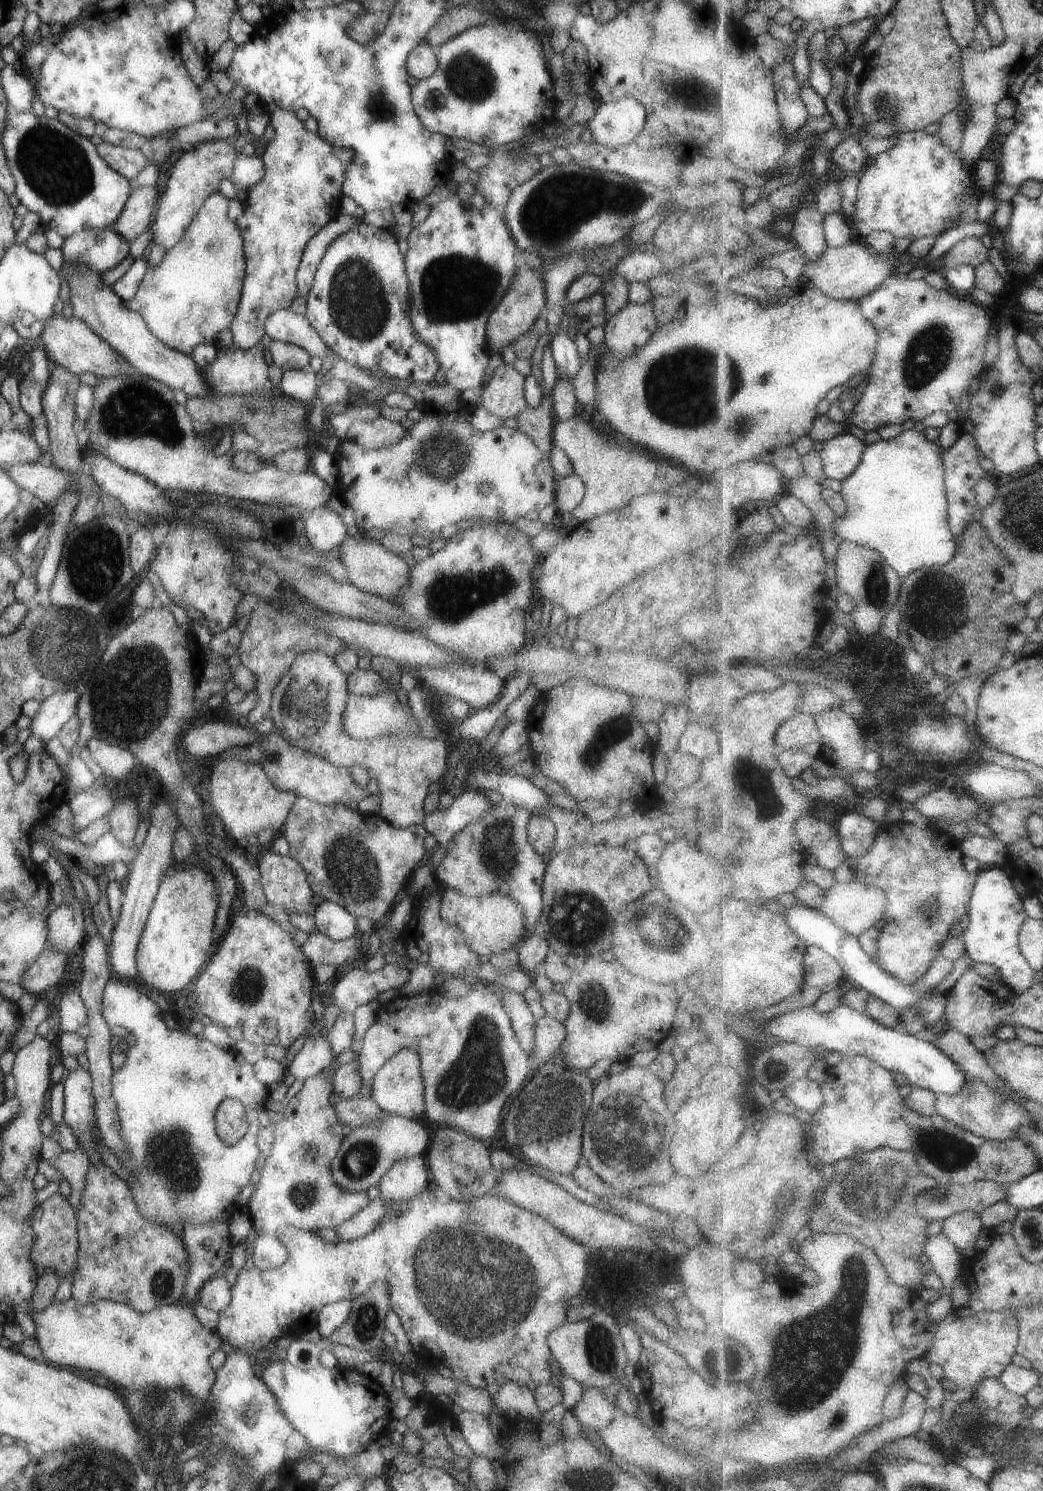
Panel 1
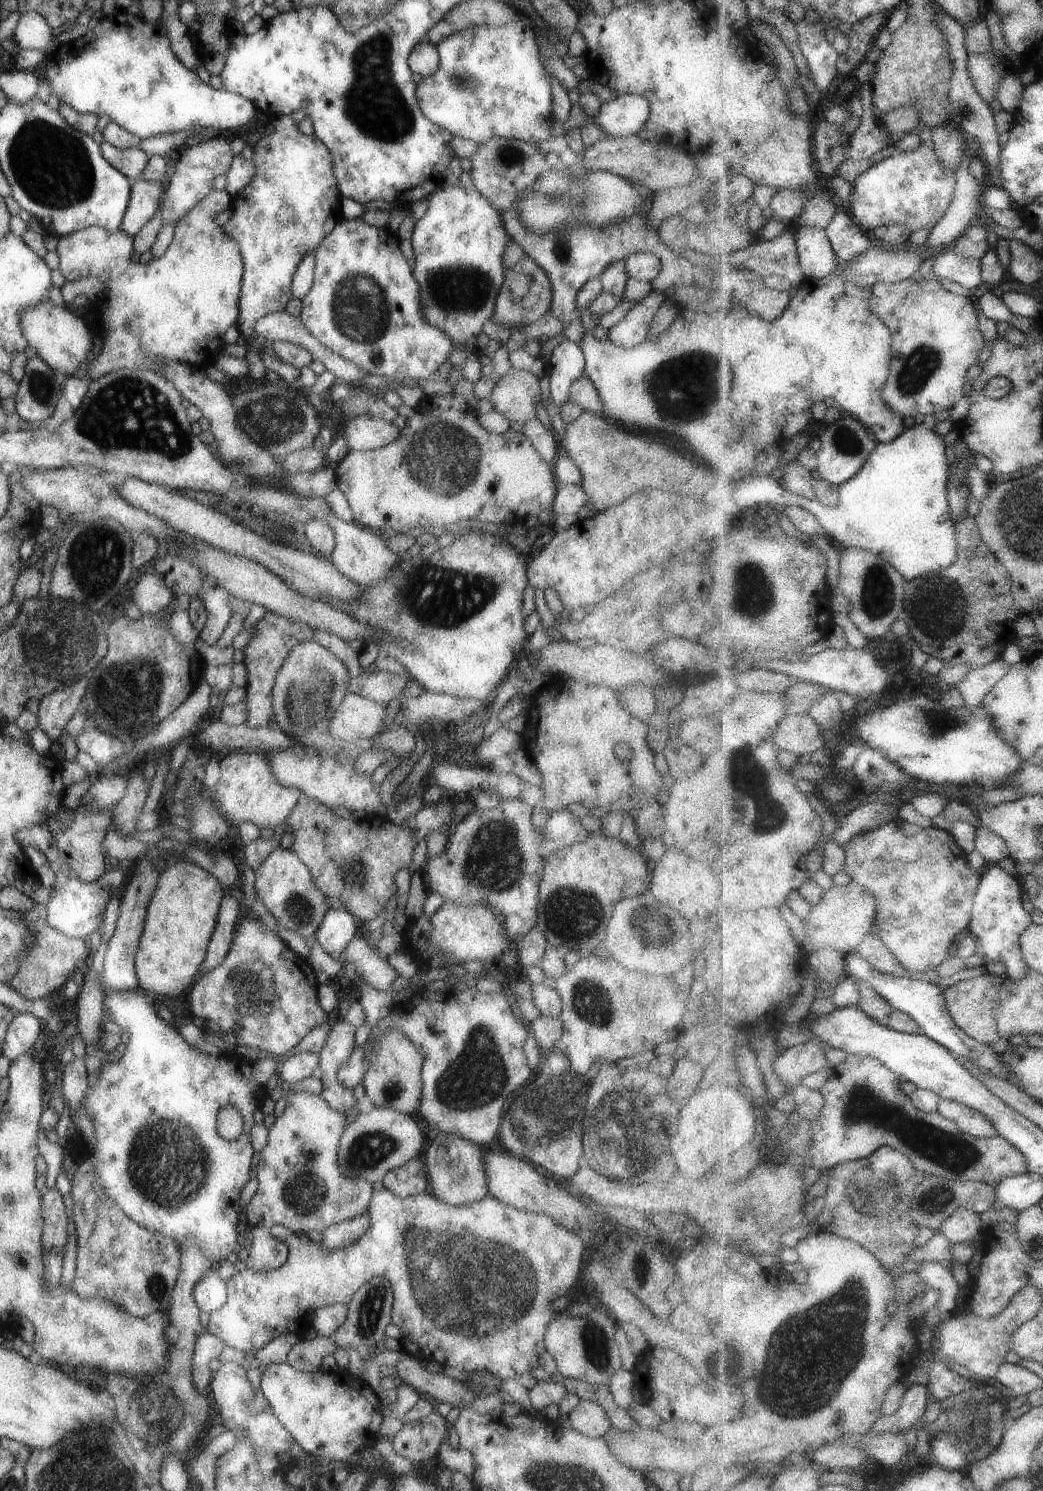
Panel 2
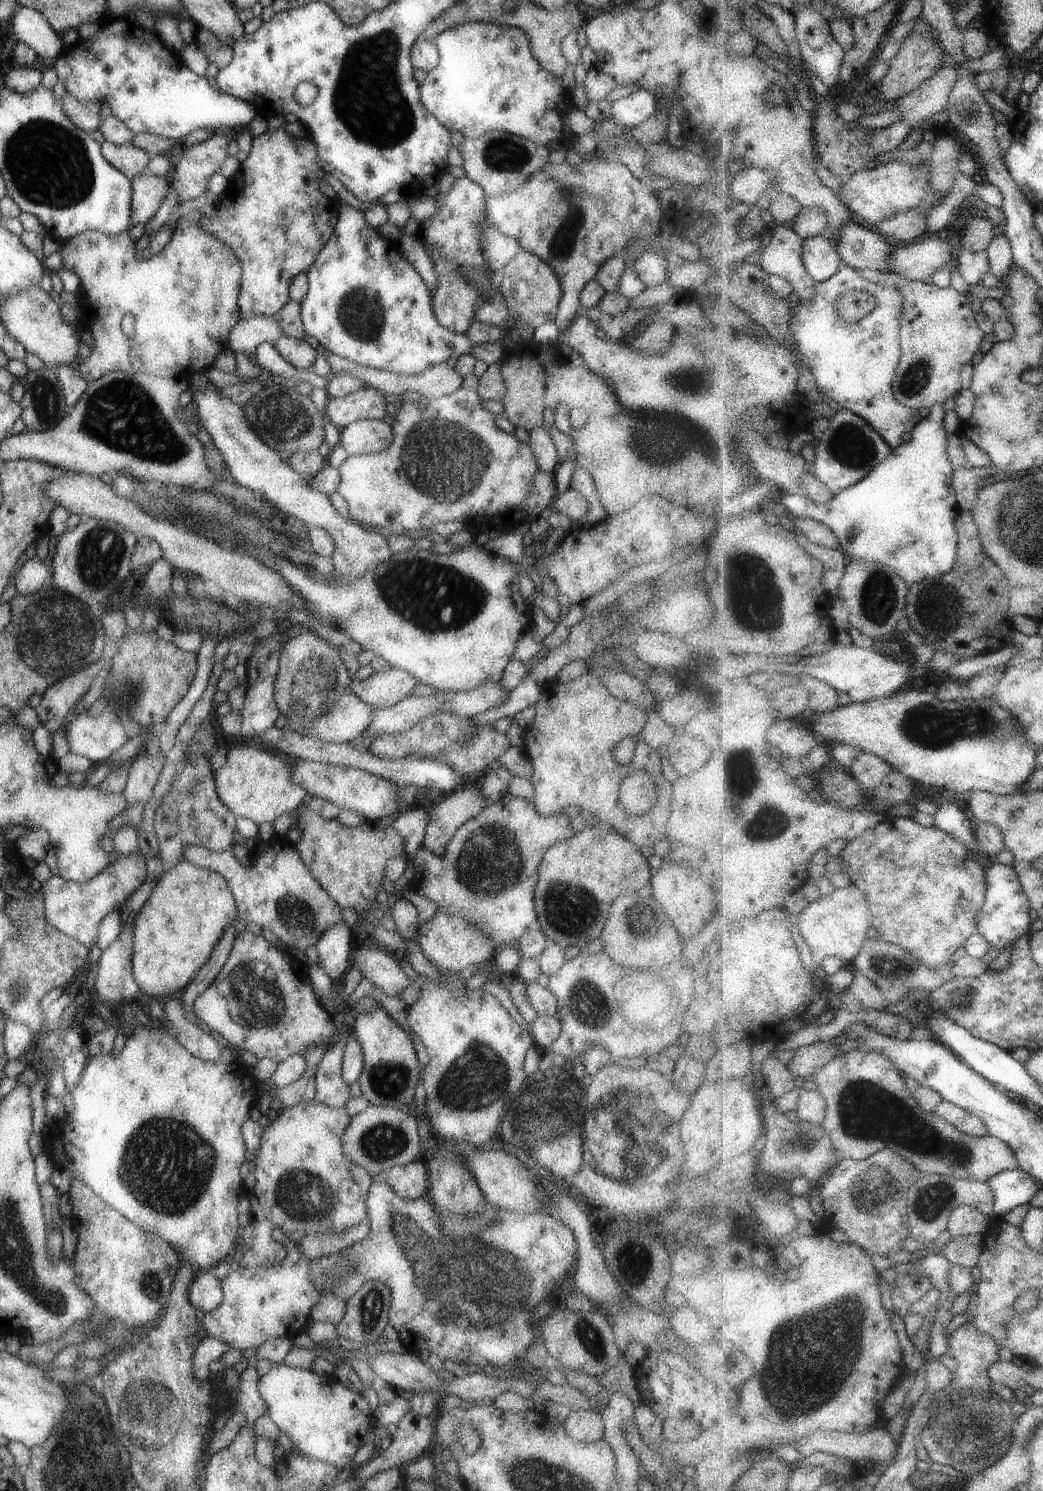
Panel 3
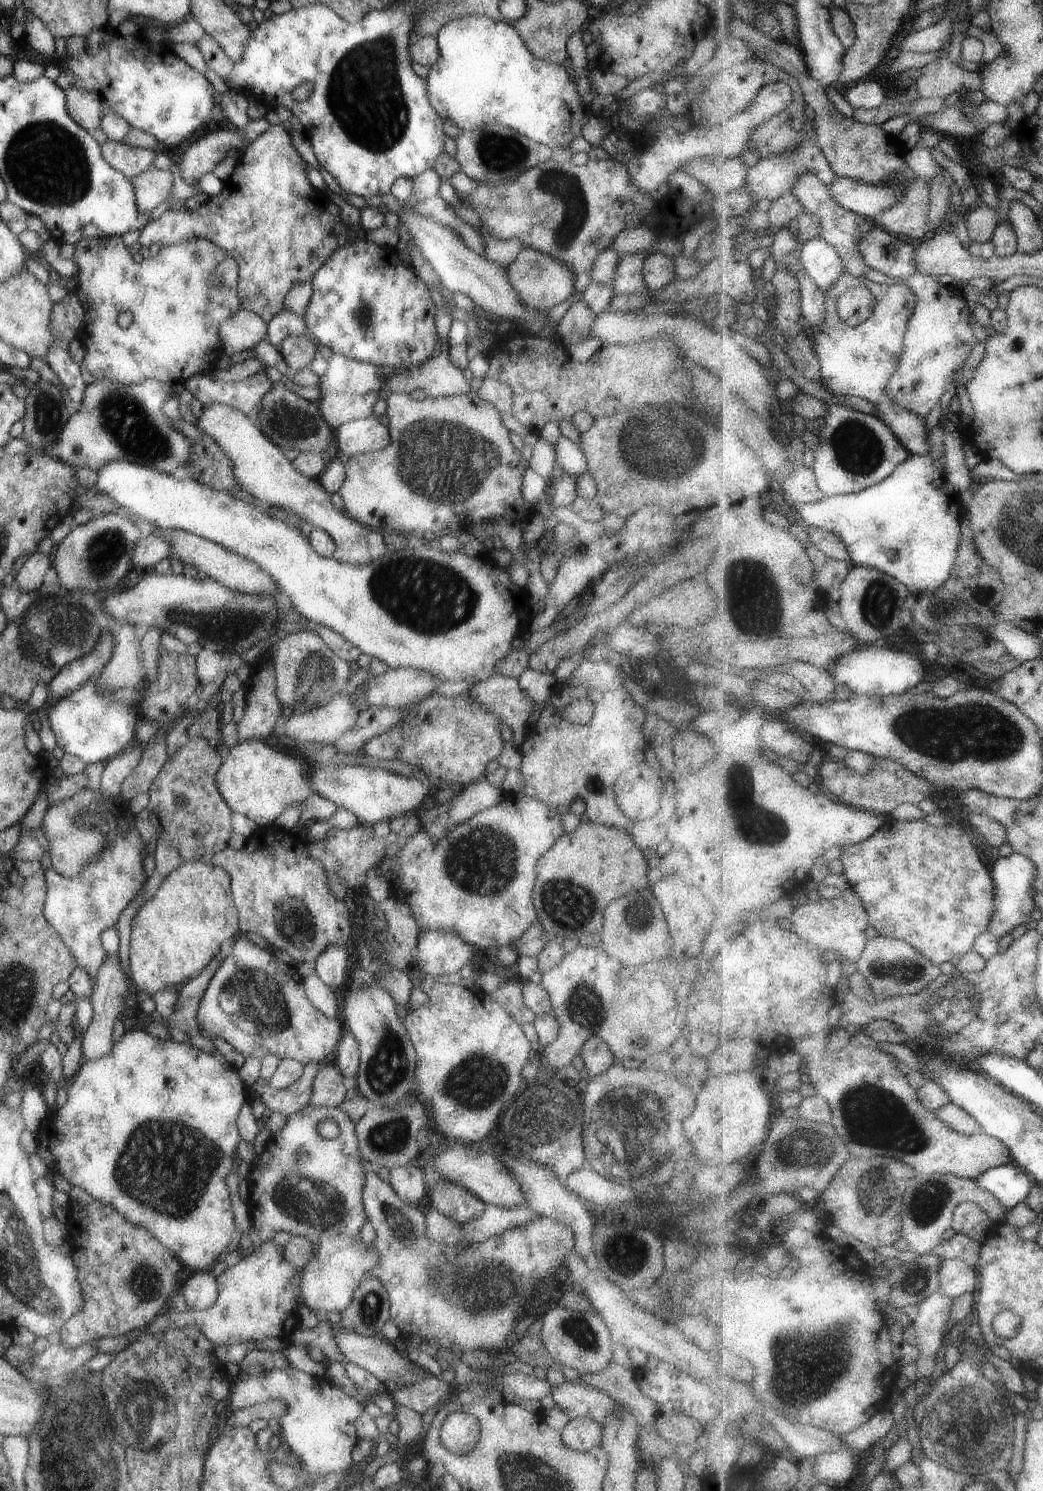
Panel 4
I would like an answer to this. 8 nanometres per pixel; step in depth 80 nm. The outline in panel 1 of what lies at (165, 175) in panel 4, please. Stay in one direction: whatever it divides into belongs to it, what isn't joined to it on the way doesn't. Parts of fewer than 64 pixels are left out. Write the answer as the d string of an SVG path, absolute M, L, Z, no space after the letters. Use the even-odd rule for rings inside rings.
M133 186L119 218L111 227L129 243L149 226L149 218L152 218L157 202L155 187Z

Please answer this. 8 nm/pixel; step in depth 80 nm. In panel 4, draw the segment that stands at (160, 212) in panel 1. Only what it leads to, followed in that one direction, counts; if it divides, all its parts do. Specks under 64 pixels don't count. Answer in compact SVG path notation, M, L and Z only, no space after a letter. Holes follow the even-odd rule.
M264 117L249 120L249 126L239 131L227 130L221 127L219 130L205 133L199 140L193 141L183 152L178 164L180 179L195 190L197 180L207 172L211 172L225 153L230 148L237 148L246 142L251 142L262 132L267 130L268 123Z

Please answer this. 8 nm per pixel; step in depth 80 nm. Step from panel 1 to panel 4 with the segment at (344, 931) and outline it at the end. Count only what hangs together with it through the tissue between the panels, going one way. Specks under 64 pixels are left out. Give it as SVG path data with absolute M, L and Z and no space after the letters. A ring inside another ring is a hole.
M327 945L315 960L314 971L317 978L331 990L346 985L347 978L347 952L343 945Z

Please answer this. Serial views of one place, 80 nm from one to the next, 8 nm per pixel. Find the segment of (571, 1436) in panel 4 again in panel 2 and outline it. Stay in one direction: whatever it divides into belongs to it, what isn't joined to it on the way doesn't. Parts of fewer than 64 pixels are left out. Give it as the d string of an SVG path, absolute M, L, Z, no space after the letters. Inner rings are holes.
M579 1400L567 1418L570 1429L586 1437L603 1437L610 1430L605 1411L595 1402Z

